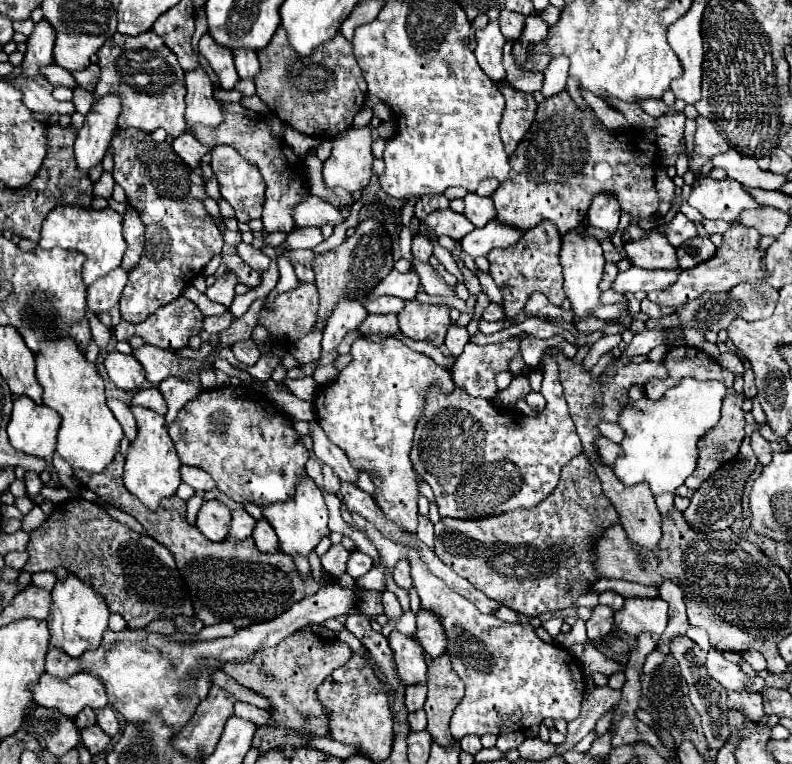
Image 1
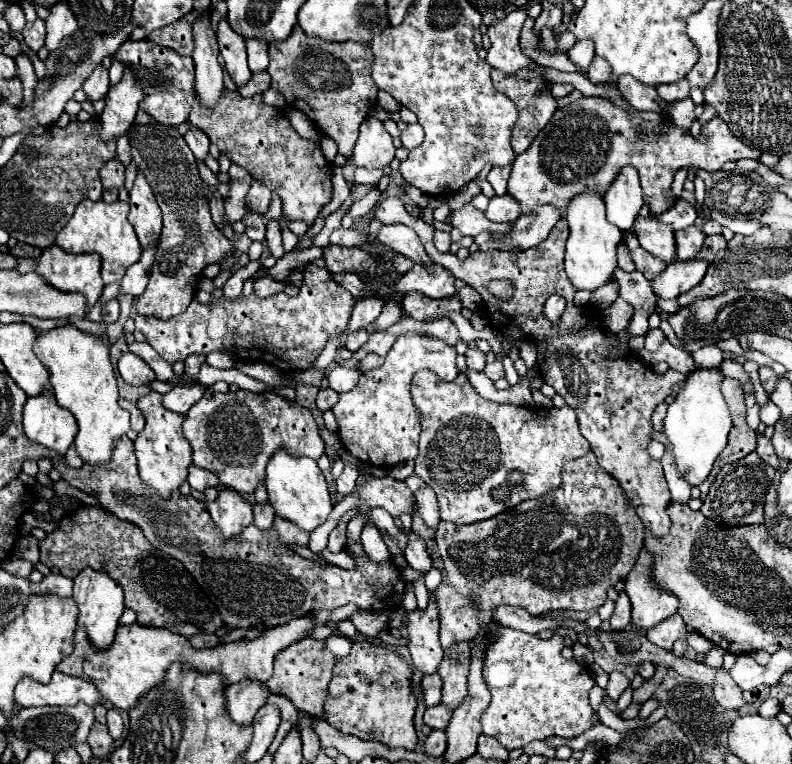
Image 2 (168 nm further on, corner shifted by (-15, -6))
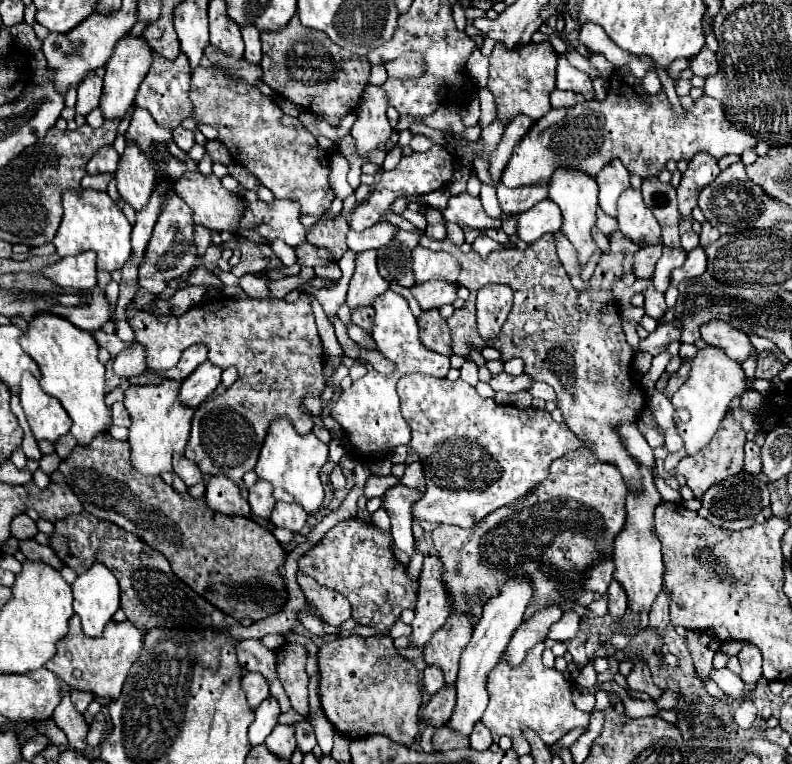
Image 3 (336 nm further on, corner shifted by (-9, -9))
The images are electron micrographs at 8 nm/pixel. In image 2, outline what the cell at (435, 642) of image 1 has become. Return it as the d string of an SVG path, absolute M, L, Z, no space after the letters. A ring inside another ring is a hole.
M586 453L564 465L562 485L556 491L546 493L542 499L524 501L516 509L482 523L460 527L442 521L434 539L448 571L448 579L434 591L434 601L438 599L440 643L444 649L450 649L456 643L472 641L480 625L492 617L496 605L522 607L536 617L554 609L596 611L608 599L608 587L614 587L618 579L626 579L632 571L636 557L644 547L644 525L632 505L624 499L624 491L616 479L600 469L594 453ZM464 599L472 603L464 605Z

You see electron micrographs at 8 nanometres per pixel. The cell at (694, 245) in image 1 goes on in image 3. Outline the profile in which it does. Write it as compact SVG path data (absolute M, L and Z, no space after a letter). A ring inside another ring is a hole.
M704 222L704 224L702 224L702 234L700 234L700 246L706 246L706 244L718 240L718 236L720 236L720 232L718 232L712 224Z

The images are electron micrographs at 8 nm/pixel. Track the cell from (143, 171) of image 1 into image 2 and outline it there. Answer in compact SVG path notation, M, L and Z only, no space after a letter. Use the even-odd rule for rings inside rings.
M138 111L132 129L126 135L132 147L132 161L148 179L164 215L164 229L156 249L156 261L152 265L146 291L136 299L136 313L166 321L186 311L198 289L202 271L210 263L218 263L232 253L234 245L212 221L210 201L204 195L204 179L198 173L192 151L178 131L174 127L158 125L144 111Z

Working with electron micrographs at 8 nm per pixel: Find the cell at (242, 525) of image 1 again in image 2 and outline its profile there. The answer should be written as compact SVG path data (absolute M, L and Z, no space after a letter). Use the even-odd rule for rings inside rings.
M254 505L254 525L258 529L270 529L272 527L272 521L274 521L274 509L272 505Z

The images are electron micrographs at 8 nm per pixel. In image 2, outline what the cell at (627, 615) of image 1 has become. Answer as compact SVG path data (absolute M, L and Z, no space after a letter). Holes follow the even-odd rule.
M642 549L634 569L624 579L624 591L632 601L632 625L638 631L648 631L678 611L678 601L674 595L654 589L652 581L648 579L650 571L652 557L646 553L646 549Z

